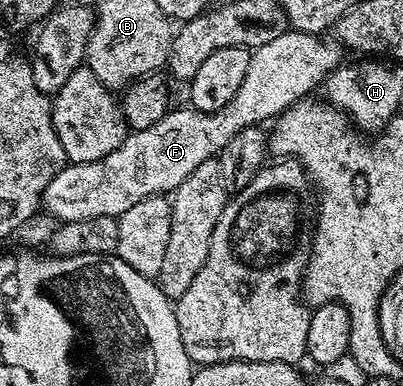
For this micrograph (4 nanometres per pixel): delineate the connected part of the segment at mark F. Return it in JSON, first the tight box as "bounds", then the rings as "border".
{"bounds":[42,30,341,223],"border":[[[287,30],[280,37],[274,38],[272,42],[266,42],[265,45],[252,52],[250,67],[246,70],[246,78],[242,78],[242,86],[238,86],[238,94],[234,94],[234,98],[230,98],[230,102],[226,102],[226,106],[222,106],[222,110],[199,112],[198,109],[191,106],[173,107],[149,129],[131,131],[122,146],[118,150],[112,151],[106,158],[94,163],[65,165],[65,168],[51,180],[44,191],[42,204],[45,211],[63,223],[106,216],[119,218],[122,213],[142,199],[150,199],[152,196],[163,197],[165,194],[175,192],[177,186],[186,182],[186,178],[190,178],[190,174],[194,174],[194,170],[198,170],[198,166],[202,166],[202,162],[219,157],[226,142],[230,142],[230,138],[234,138],[234,134],[238,134],[238,130],[263,125],[265,123],[263,120],[275,121],[280,113],[287,110],[291,104],[311,97],[315,93],[312,91],[315,88],[317,91],[327,80],[329,74],[335,68],[341,67],[341,45],[331,39],[329,39],[330,41],[324,39],[328,38]]]}

